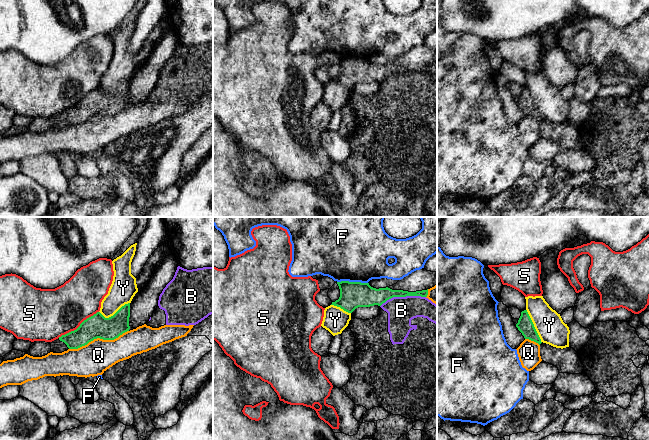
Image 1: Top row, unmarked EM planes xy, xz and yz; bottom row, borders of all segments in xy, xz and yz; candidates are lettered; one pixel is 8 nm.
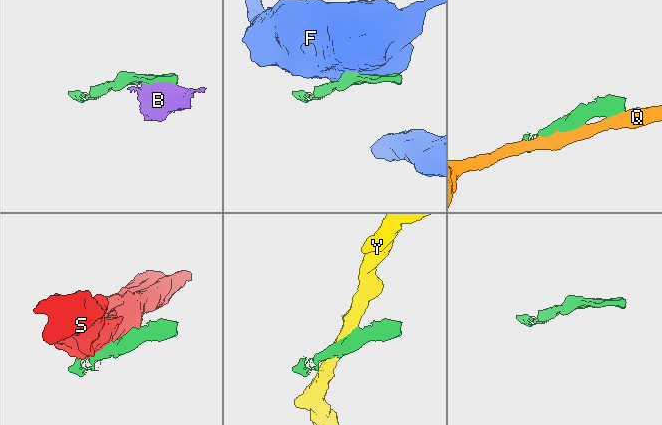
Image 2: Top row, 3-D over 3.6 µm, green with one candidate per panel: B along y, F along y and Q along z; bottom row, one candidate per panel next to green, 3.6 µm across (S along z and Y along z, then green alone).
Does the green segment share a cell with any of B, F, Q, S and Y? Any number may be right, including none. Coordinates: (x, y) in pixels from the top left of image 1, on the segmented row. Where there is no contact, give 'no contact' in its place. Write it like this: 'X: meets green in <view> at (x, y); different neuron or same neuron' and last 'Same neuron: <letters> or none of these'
B: meets green in xz at (402, 296); different neuron
F: meets green in xz at (352, 282); different neuron
Q: meets green in xy at (98, 337); different neuron
S: meets green in xy at (79, 326); different neuron
Y: meets green in yz at (533, 326); different neuron
Same neuron: none of these

